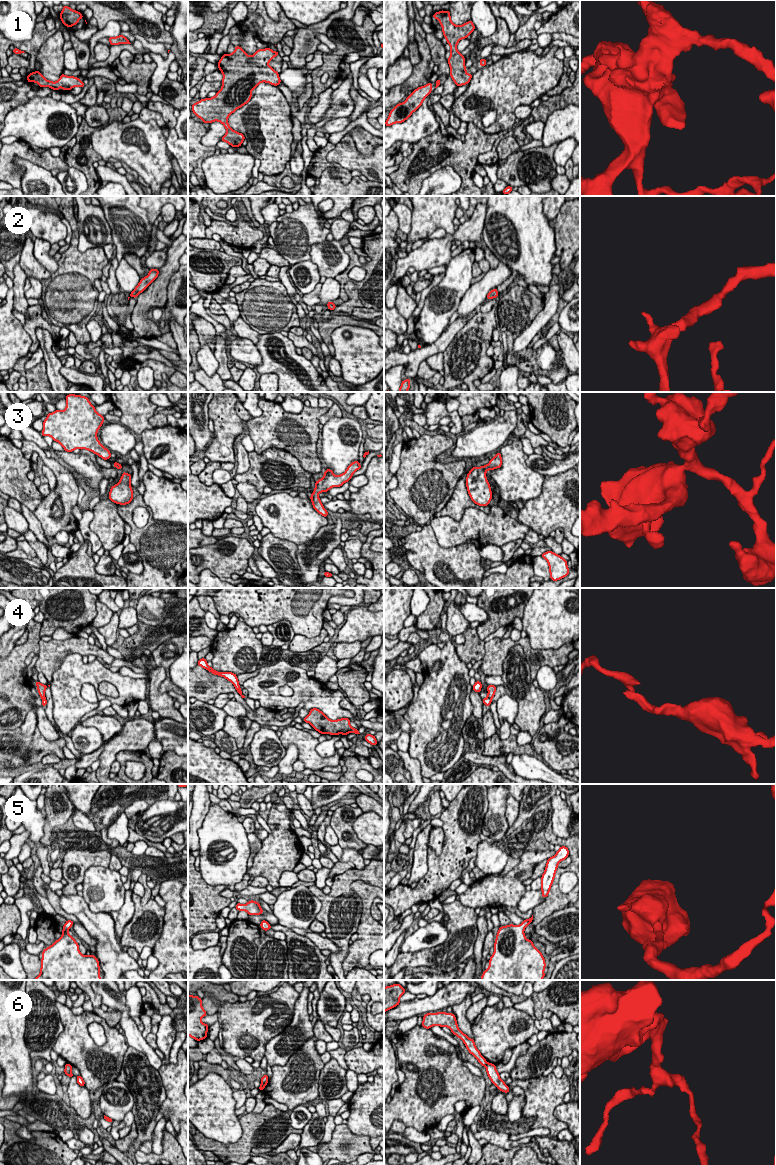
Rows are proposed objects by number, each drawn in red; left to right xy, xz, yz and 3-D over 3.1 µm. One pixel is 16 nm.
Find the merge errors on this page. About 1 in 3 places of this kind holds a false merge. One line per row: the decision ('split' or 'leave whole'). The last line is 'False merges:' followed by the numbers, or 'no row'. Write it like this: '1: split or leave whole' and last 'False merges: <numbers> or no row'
1: leave whole
2: leave whole
3: leave whole
4: split
5: leave whole
6: split
False merges: 4, 6

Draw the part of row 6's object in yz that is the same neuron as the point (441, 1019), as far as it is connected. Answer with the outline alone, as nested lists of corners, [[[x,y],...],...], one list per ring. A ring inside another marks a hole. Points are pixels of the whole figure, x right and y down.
[[[440,1011],[438,1013],[432,1012],[425,1014],[423,1016],[422,1027],[424,1027],[425,1029],[430,1029],[434,1025],[438,1025],[441,1028],[443,1026],[448,1027],[453,1034],[455,1034],[464,1042],[469,1053],[477,1058],[479,1064],[484,1067],[487,1065],[487,1061],[480,1054],[480,1051],[476,1048],[474,1039],[470,1039],[458,1028],[456,1016],[453,1013],[445,1013]]]

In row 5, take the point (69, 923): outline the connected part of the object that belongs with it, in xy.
[[[67,920],[62,937],[42,951],[40,974],[34,980],[102,980],[98,959],[93,954],[82,955],[79,944],[68,934],[73,924]]]

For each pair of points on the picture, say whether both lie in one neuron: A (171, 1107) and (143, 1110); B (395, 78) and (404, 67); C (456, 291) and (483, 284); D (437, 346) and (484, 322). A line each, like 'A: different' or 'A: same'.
A: different
B: same
C: different
D: different

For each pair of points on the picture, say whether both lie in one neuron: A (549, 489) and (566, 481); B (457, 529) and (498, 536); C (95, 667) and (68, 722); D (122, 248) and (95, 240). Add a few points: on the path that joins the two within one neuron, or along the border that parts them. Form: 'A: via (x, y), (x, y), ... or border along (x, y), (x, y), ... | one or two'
A: via (553, 489), (558, 489), (562, 485) | one
B: via (467, 529), (488, 529) | one
C: via (81, 678), (68, 691), (68, 708) | one
D: border along (106, 219), (112, 242) | two

